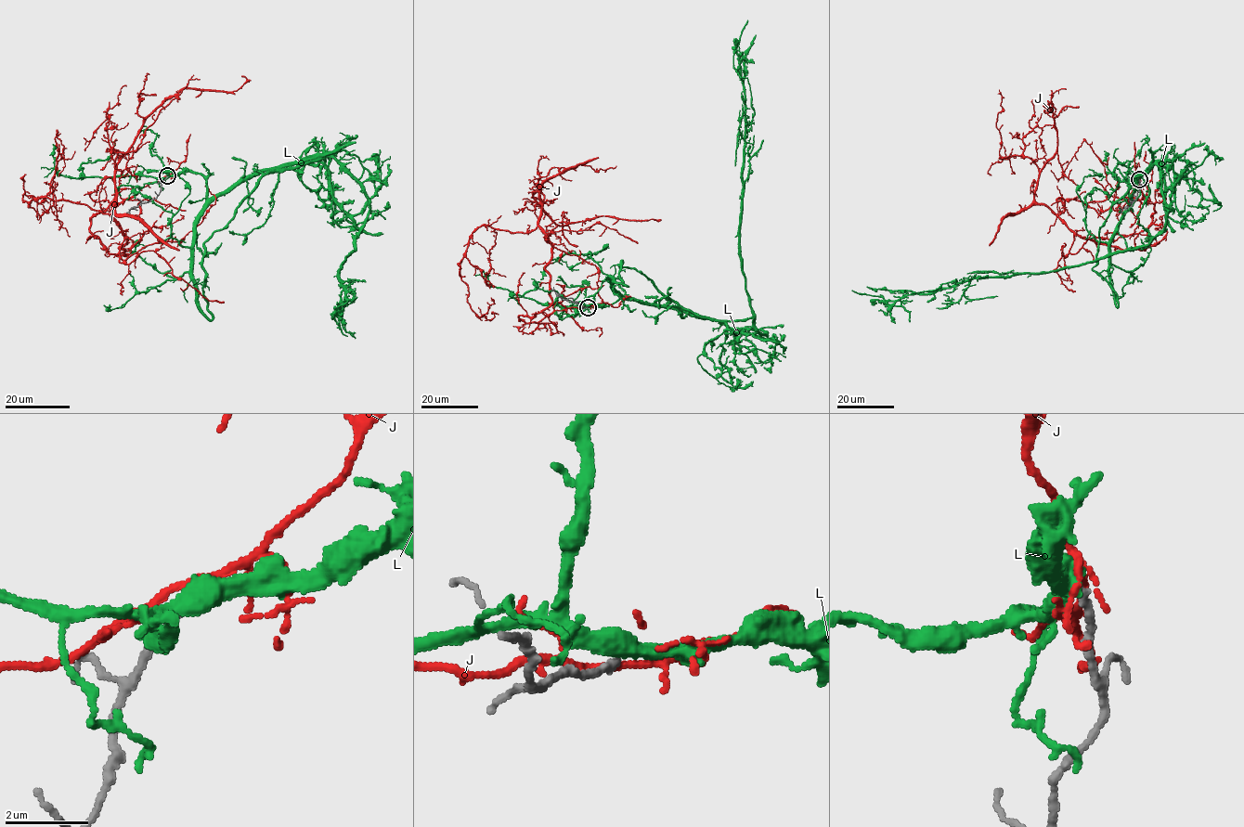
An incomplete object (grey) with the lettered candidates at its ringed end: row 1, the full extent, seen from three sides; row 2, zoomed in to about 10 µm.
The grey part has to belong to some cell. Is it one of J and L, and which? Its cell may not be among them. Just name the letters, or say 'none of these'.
none of these

